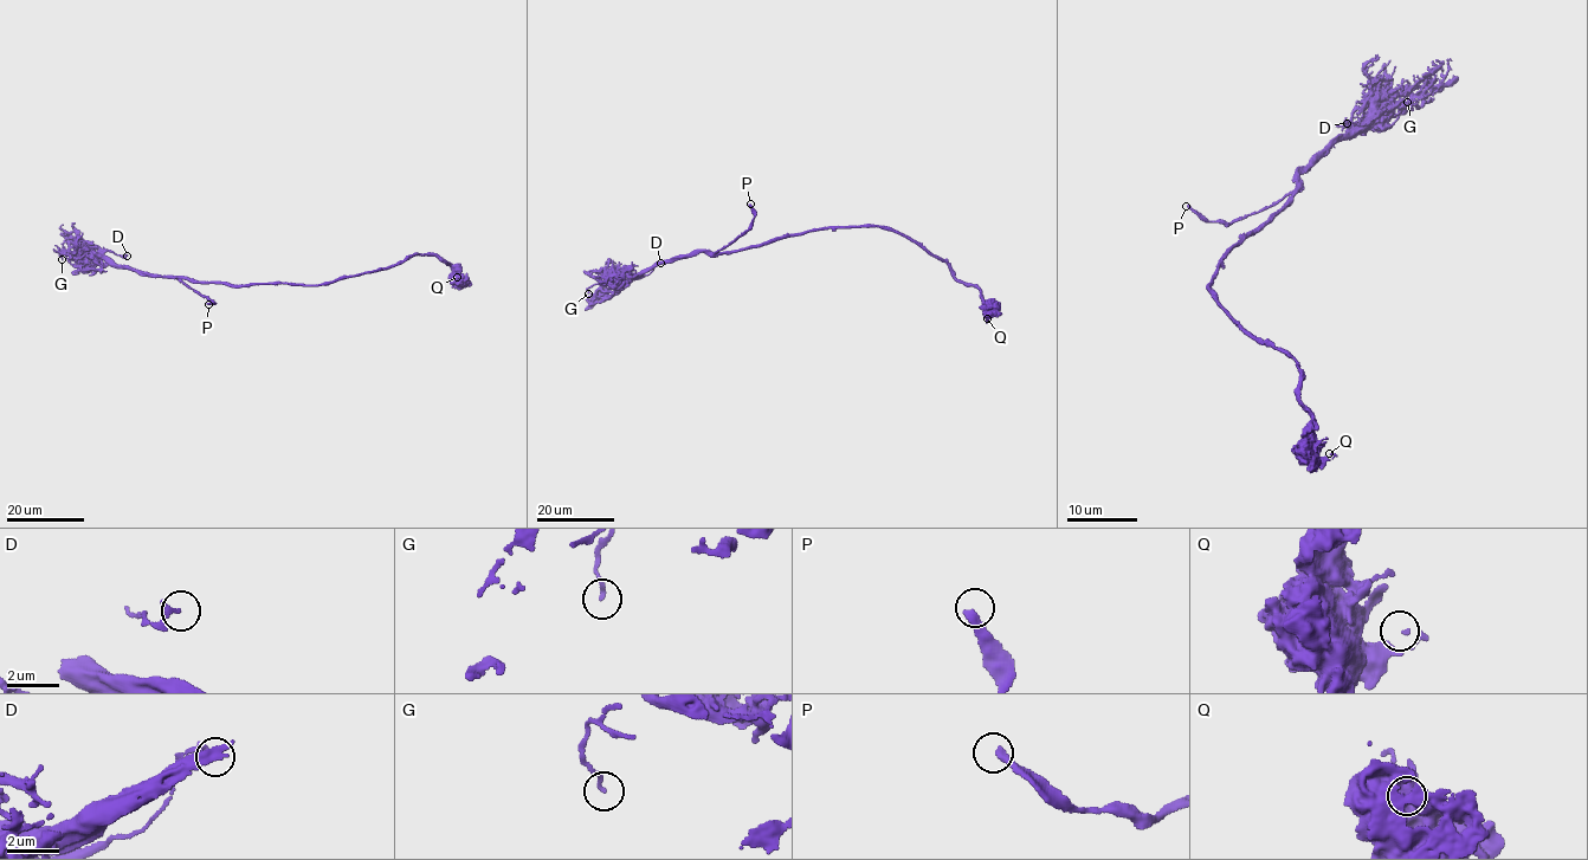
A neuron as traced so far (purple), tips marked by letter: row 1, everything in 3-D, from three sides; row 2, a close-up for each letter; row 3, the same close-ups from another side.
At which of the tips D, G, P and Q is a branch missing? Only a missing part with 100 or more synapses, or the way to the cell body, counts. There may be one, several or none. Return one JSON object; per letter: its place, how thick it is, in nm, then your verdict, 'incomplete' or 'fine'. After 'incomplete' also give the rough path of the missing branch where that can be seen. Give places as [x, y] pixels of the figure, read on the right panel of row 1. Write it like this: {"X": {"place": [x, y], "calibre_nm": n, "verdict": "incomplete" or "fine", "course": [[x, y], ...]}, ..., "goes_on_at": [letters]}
{"D": {"place": [1347, 123], "calibre_nm": 180, "verdict": "fine"}, "G": {"place": [1407, 102], "calibre_nm": 150, "verdict": "fine"}, "P": {"place": [1186, 206], "calibre_nm": 320, "verdict": "incomplete", "course": [[1186, 206], [1160, 180], [1141, 170], [1128, 169], [1115, 178], [1111, 199]]}, "Q": {"place": [1329, 453], "calibre_nm": 150, "verdict": "fine"}, "goes_on_at": ["P"]}

